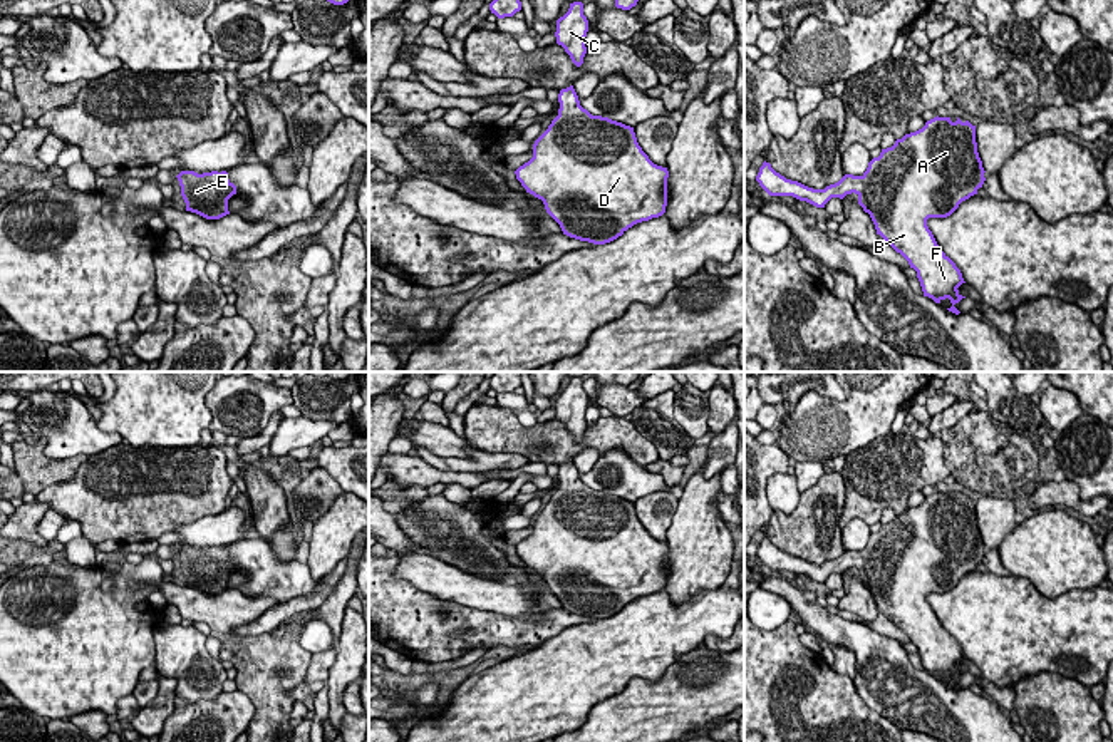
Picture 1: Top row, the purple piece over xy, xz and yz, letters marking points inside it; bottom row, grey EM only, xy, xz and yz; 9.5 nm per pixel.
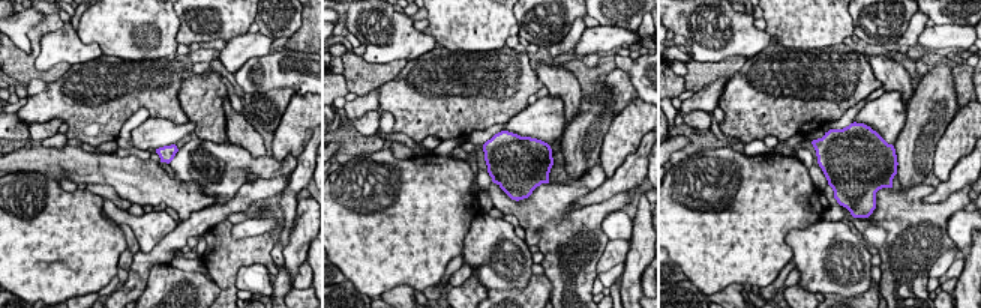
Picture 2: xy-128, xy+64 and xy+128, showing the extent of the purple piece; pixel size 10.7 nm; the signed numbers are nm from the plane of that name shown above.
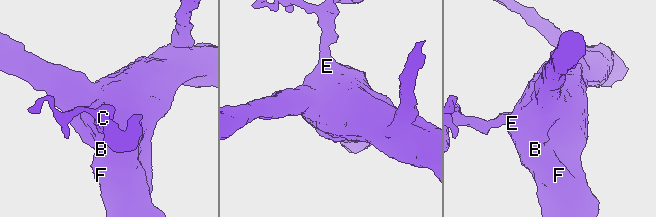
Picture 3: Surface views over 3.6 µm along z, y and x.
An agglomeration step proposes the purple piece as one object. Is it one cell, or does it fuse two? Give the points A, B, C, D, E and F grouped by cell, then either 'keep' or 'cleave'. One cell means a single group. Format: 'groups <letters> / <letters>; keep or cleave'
groups A B C D E F; keep

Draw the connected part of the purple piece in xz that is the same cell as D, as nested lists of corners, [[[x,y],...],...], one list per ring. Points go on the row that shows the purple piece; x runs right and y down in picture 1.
[[[573,85],[558,94],[558,116],[535,141],[533,157],[520,166],[515,174],[526,193],[541,199],[546,213],[560,224],[563,234],[605,245],[622,236],[637,223],[659,218],[667,206],[667,167],[654,164],[637,142],[634,127],[602,116],[592,116],[580,106]]]

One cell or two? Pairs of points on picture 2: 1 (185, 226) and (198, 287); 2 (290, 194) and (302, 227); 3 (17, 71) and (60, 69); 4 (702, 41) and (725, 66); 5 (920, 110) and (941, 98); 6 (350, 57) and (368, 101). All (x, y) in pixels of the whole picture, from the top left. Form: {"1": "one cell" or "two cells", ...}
{"1": "two cells", "2": "two cells", "3": "one cell", "4": "two cells", "5": "one cell", "6": "two cells"}

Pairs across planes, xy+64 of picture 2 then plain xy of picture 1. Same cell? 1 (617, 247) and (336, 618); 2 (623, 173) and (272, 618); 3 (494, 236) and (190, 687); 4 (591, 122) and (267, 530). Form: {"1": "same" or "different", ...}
{"1": "same", "2": "same", "3": "same", "4": "different"}

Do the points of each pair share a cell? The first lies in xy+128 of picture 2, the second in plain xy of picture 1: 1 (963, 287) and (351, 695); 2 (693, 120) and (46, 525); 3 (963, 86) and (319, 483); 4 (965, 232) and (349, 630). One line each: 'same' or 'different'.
1: different
2: same
3: same
4: different

